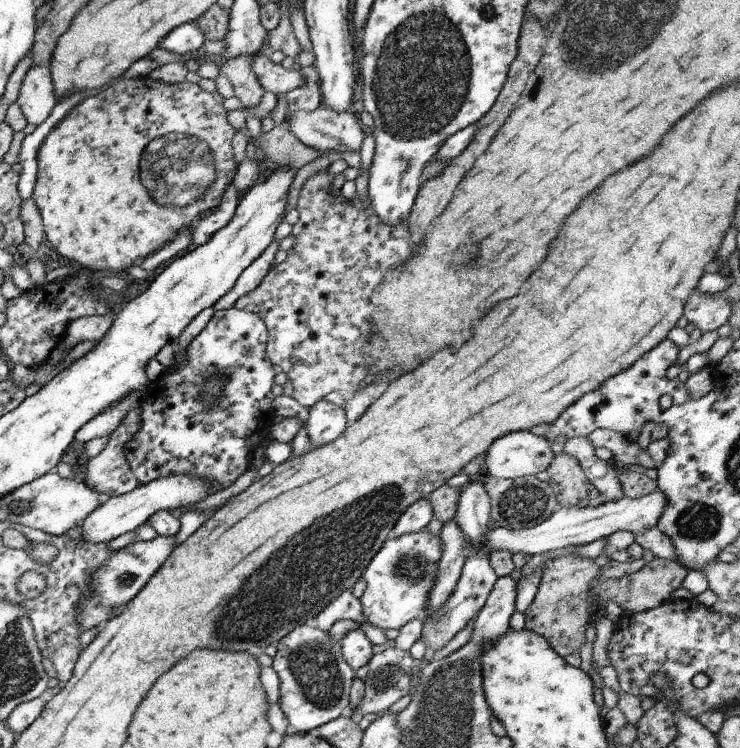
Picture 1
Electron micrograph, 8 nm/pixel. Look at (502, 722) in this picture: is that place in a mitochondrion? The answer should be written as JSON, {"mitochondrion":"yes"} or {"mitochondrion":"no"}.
{"mitochondrion":"no"}

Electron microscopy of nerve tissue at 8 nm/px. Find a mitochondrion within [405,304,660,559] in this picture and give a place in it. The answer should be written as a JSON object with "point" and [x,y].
{"point":[521,504]}

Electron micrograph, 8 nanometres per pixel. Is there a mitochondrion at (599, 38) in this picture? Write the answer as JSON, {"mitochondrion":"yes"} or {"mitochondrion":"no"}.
{"mitochondrion":"yes"}

